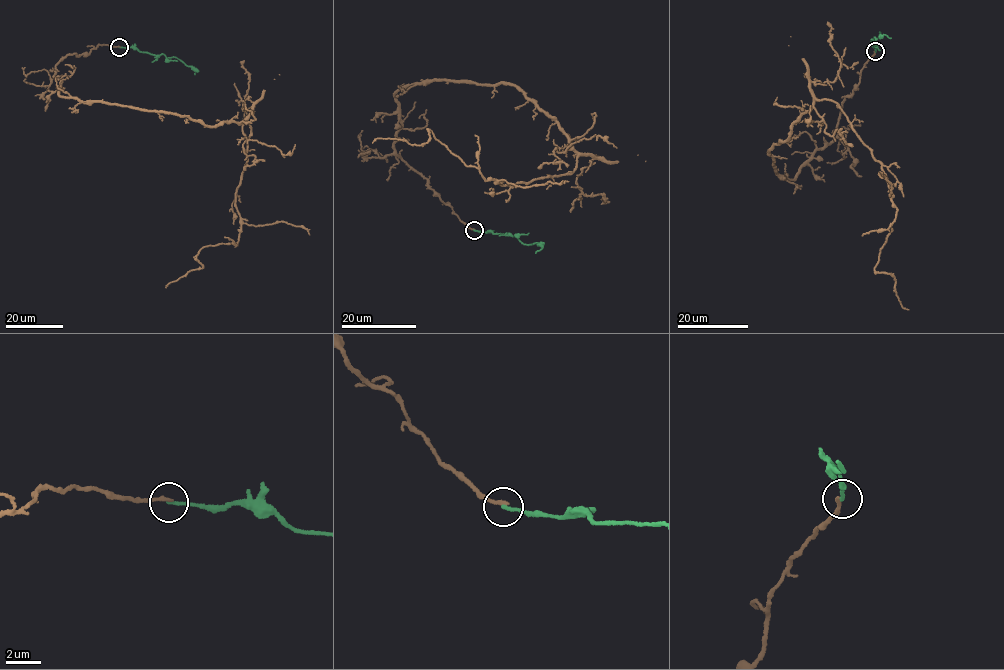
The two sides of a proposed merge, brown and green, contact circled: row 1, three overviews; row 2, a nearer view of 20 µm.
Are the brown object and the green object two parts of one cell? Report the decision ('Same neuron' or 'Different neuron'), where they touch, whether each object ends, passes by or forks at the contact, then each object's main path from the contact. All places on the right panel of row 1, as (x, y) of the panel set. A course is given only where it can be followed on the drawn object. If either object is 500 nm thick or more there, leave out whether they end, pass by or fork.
Different neuron. Place: (875, 51). At the ring brown ends. At the ring green ends. Course of brown: (875, 51), (799, 174), (767, 151), (815, 99), (837, 104), (886, 176), (875, 270), (908, 310). Course of green: (875, 51), (872, 44), (875, 46), (874, 37), (879, 36), (879, 32), (879, 35), (891, 38)

